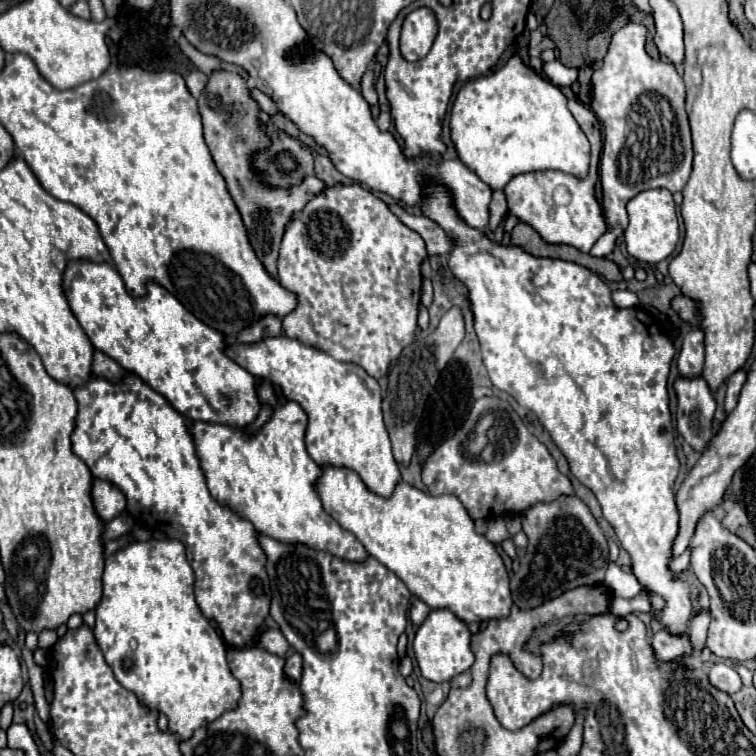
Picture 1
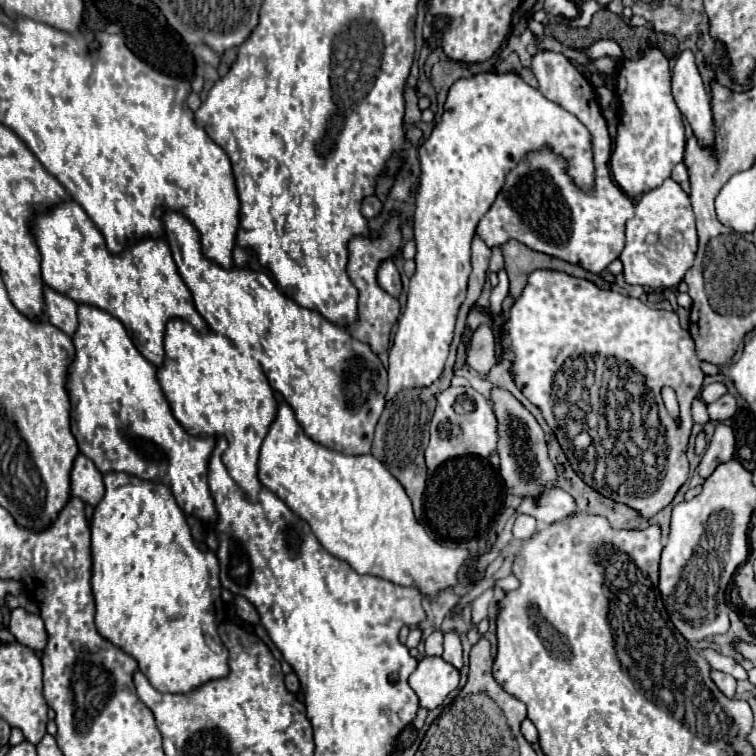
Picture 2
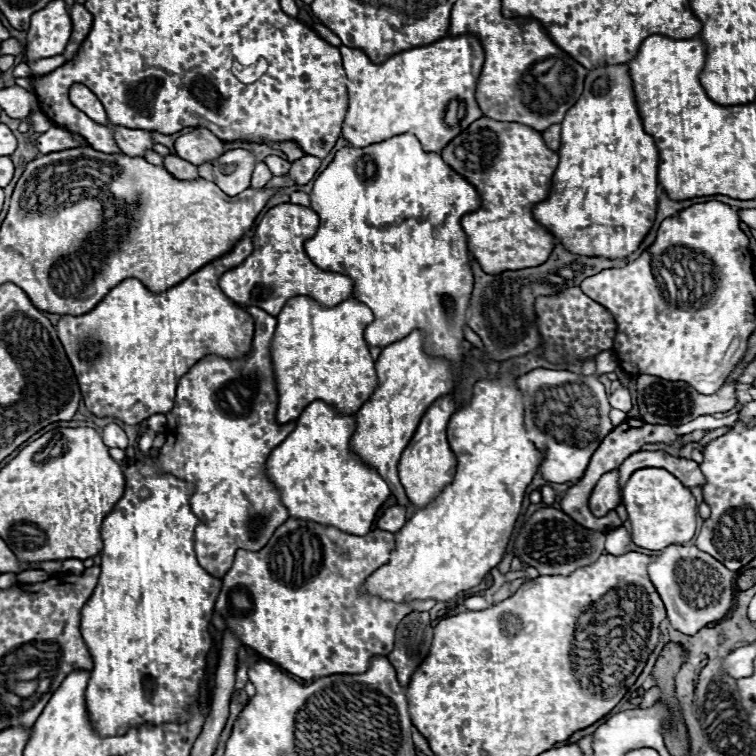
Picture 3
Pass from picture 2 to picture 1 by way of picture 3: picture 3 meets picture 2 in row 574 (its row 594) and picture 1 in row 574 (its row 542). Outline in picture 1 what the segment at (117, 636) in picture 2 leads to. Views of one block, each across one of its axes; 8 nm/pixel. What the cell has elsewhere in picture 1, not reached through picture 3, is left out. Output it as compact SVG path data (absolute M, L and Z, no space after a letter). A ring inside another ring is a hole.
M180 540L130 542L126 548L110 554L106 558L106 570L104 570L104 578L102 580L106 584L106 592L104 592L104 586L102 586L102 600L96 606L96 624L94 624L96 642L98 642L98 646L100 646L106 662L114 670L116 680L124 688L132 690L146 706L156 708L162 714L166 714L168 716L170 732L176 732L180 740L188 740L194 734L196 728L206 726L208 722L212 722L218 716L222 716L222 712L226 712L226 710L230 710L230 708L234 708L238 704L238 700L240 700L240 684L238 684L238 680L234 680L234 676L232 676L232 672L228 668L228 662L226 662L226 642L216 632L216 628L210 624L210 620L200 612L200 608L198 608L198 604L194 600L194 572L192 572L192 566L186 560L186 550L184 550L184 544Z

